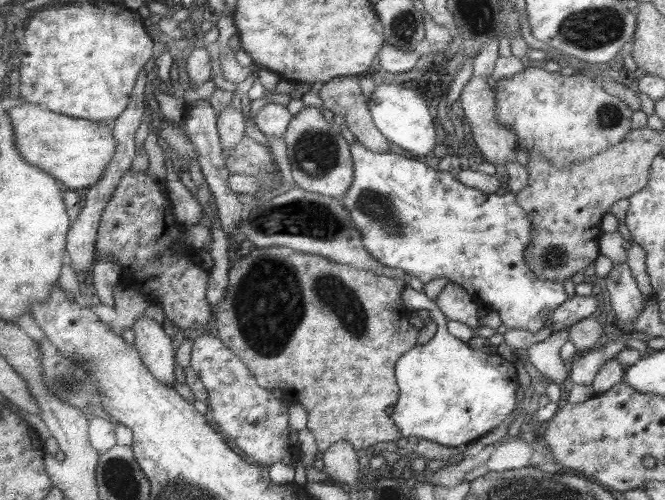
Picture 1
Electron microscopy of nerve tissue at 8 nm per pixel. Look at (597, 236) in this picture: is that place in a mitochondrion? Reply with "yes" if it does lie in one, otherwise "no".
no

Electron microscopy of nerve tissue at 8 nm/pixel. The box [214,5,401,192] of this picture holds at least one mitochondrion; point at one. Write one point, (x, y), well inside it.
(316, 153)

